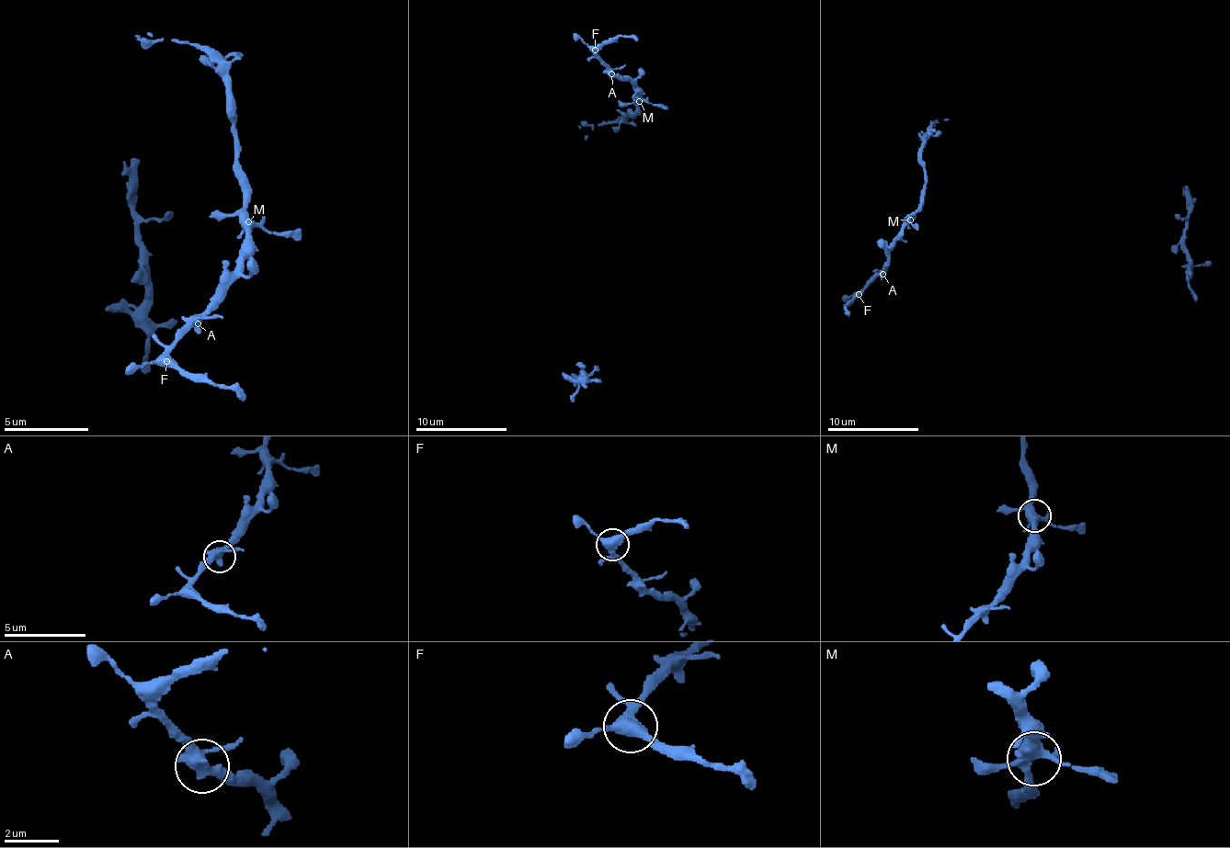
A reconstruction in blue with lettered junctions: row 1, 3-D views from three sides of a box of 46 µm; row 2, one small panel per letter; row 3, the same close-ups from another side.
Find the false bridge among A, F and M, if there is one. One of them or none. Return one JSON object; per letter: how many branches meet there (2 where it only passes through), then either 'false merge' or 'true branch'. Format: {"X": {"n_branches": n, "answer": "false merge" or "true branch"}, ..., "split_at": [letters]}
{"A": {"n_branches": 3, "answer": "true branch"}, "F": {"n_branches": 4, "answer": "true branch"}, "M": {"n_branches": 4, "answer": "true branch"}, "split_at": []}

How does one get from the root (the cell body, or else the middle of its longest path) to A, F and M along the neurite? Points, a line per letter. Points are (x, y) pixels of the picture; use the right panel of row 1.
A: (949, 119), (935, 119), (924, 138), (924, 197), (919, 209), (894, 243), (890, 252), (890, 263), (882, 274)
F: (949, 119), (935, 119), (924, 138), (924, 197), (919, 209), (894, 243), (890, 252), (890, 263), (858, 295)
M: (949, 119), (935, 119), (924, 138), (924, 197), (910, 220)

